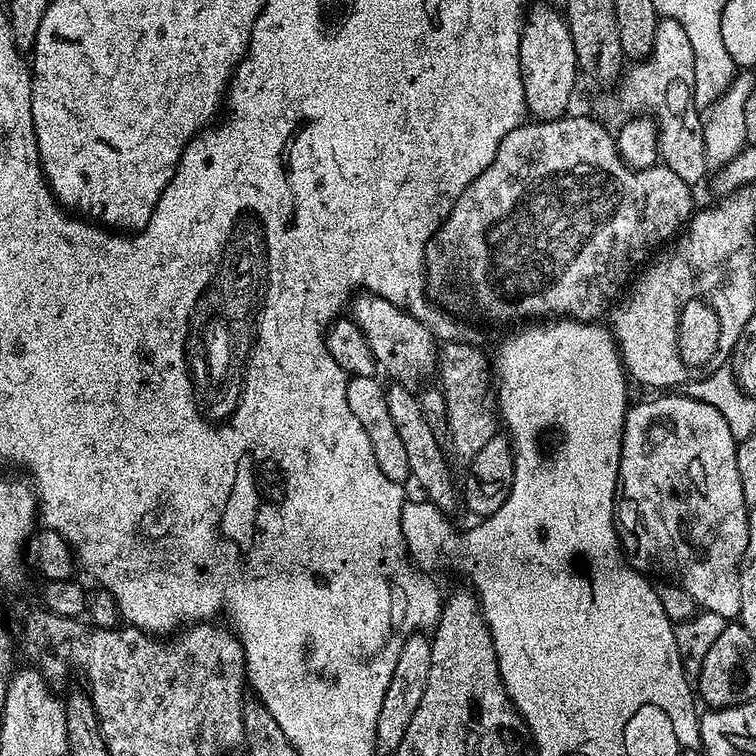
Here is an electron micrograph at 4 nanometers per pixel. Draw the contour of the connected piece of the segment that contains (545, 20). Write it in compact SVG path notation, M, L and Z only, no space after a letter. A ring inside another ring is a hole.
M536 4L533 8L531 5L530 11L524 18L524 28L520 31L520 73L527 115L537 121L561 119L569 111L568 103L571 102L572 91L576 88L576 71L578 65L567 19L561 13L559 16L548 4Z

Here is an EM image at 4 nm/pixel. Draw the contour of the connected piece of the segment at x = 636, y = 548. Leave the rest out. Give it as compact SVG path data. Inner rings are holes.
M677 393L658 394L656 398L633 403L627 412L623 428L623 444L619 460L619 482L616 484L616 521L618 535L622 545L623 555L629 564L637 570L649 570L648 568L660 567L662 571L669 572L669 577L674 578L675 583L686 590L697 602L697 605L705 611L720 614L728 622L735 621L740 615L742 606L741 576L742 568L722 568L730 566L732 556L736 556L736 550L742 550L742 546L748 546L748 522L742 522L742 508L749 508L750 505L744 501L742 494L741 479L738 476L736 446L737 441L730 433L729 423L721 414L720 410L714 409L709 403L694 399L691 395L676 396ZM632 500L634 504L633 518L627 516L628 503Z

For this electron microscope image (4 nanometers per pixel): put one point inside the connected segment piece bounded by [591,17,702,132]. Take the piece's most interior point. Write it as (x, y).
(665, 78)

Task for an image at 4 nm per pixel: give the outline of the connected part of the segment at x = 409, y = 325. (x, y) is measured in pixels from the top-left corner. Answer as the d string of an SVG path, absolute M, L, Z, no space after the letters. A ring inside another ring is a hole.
M361 291L351 301L350 318L362 330L366 342L376 356L379 367L392 375L396 382L412 382L435 369L438 364L438 340L431 329L418 318L404 312L398 306L386 302L380 296Z

